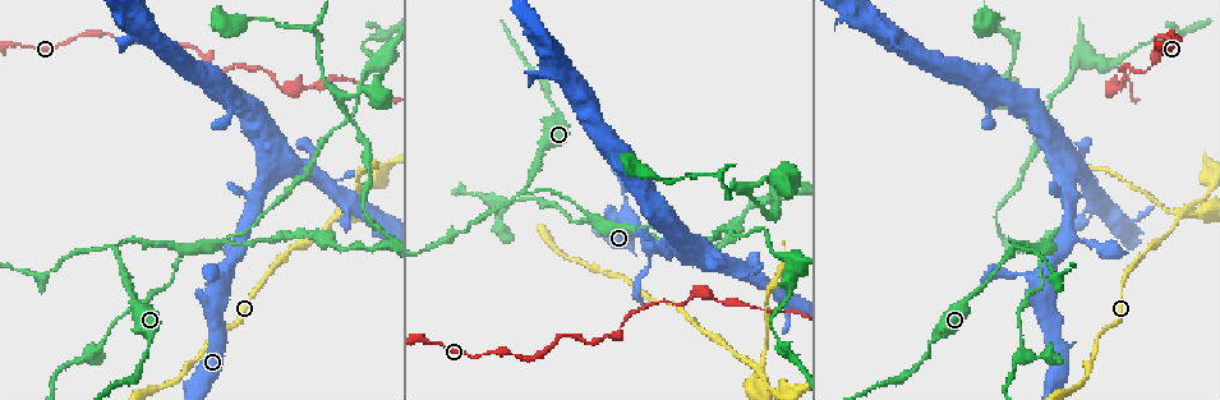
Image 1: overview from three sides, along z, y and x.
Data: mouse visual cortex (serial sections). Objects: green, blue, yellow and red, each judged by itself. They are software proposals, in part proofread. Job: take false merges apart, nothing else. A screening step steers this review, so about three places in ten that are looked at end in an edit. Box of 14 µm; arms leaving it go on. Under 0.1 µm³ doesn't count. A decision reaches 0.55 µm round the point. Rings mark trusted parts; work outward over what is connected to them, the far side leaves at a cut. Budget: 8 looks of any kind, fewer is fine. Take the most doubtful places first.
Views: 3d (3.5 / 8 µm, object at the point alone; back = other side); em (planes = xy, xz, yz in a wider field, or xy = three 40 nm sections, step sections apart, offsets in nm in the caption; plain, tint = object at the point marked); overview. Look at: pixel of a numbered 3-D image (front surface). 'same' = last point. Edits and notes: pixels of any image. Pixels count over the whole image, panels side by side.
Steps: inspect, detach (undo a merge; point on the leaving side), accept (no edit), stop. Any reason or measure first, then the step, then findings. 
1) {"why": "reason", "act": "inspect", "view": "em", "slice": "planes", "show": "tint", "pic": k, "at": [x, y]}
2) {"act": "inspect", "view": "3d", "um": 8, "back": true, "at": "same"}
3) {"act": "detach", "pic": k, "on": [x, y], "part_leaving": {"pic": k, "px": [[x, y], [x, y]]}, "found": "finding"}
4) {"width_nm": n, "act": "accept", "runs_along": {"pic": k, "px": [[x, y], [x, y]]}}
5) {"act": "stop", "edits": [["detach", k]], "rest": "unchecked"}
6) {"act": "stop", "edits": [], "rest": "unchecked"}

{"why": "sharp bend", "act": "inspect", "view": "3d", "um": 8, "pic": 1, "at": [115, 250]}

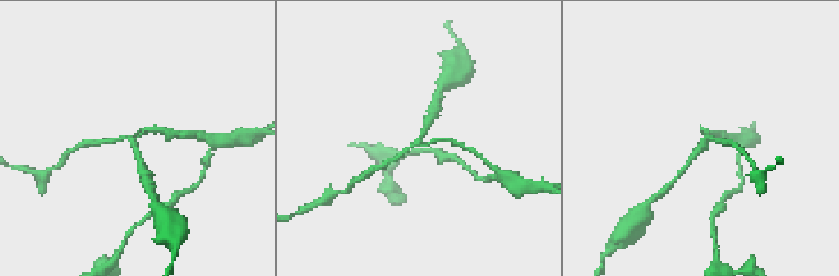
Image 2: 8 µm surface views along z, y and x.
{"why": "shape alone is not enough", "act": "inspect", "view": "em", "slice": "xy", "step": 5, "show": "tint", "pic": 2, "at": [134, 142]}

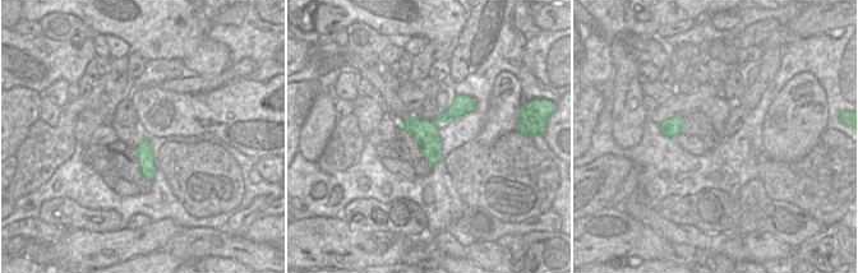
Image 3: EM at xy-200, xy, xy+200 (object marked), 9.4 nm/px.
{"arms": 3, "arm_widths_nm": [150, 200, 200], "act": "detach", "pic": 2, "on": [397, 155], "part_leaving": {"pic": 2, "px": [[419, 142], [445, 139], [468, 147]]}, "found": "two cells meet here"}

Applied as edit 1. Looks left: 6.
{"why": "see it whole again", "act": "inspect", "view": "overview"}

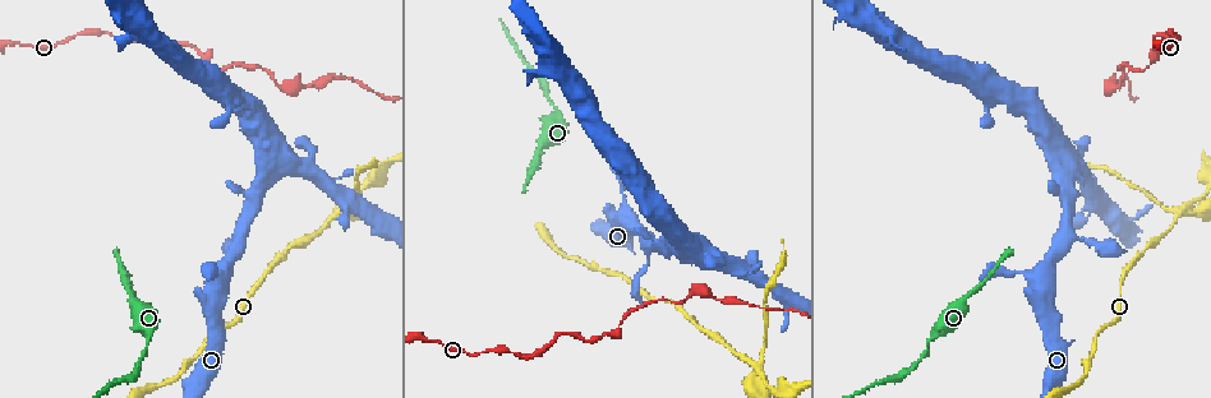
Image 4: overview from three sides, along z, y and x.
{"act": "inspect", "view": "3d", "um": 3.5, "pic": 4, "at": [557, 111]}

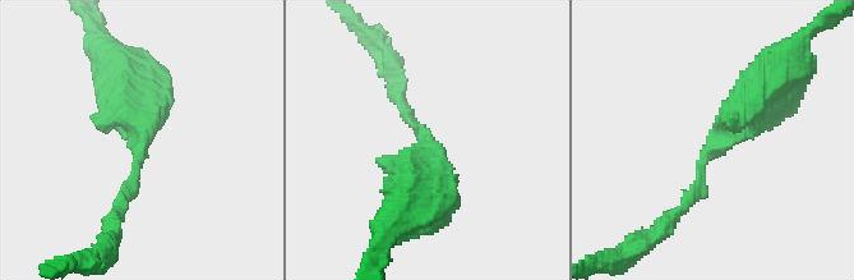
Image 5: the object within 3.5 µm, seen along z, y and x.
{"arm_widths_nm": [150, 600], "why": "now the EM", "act": "inspect", "view": "em", "slice": "xy", "step": 3, "show": "tint", "pic": 5, "at": [425, 137]}

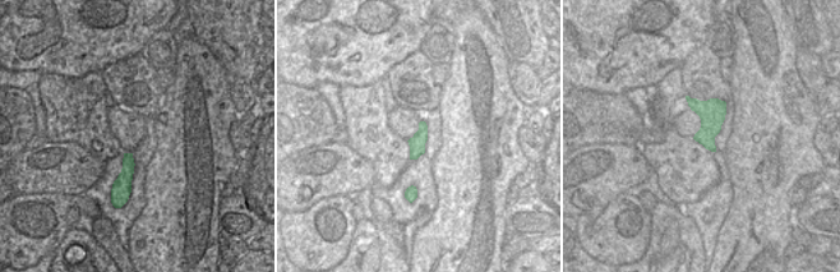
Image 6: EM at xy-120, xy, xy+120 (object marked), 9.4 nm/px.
{"act": "inspect", "view": "em", "slice": "planes", "show": "tint", "at": "same"}

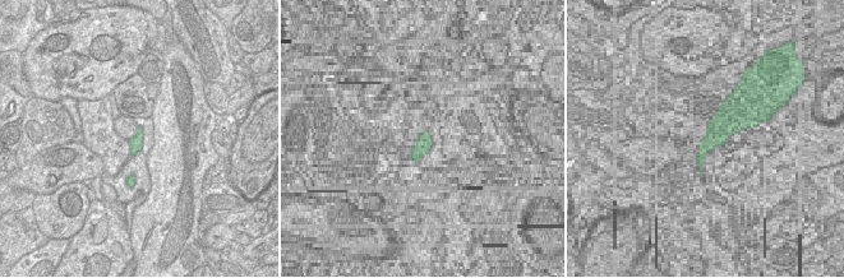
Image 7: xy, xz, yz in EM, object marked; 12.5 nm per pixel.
{"act": "accept", "runs_along": {"pic": 5, "px": [[772, 90], [707, 152], [701, 192], [674, 215]]}, "found": "continuous, no second cell"}

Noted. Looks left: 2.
{"why": "four-way junction", "act": "inspect", "view": "3d", "um": 8, "back": true, "pic": 4, "at": [756, 364]}

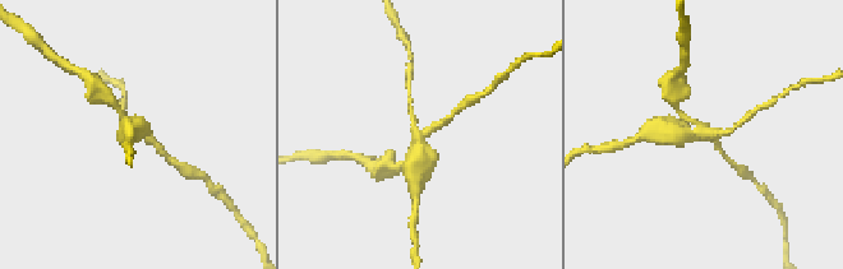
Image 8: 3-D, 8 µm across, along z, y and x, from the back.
{"arms": 4, "arm_widths_nm": [200, 200, 200, 500], "why": "shape alone is not enough", "act": "inspect", "view": "em", "slice": "xy", "step": 3, "show": "tint", "pic": 8, "at": [420, 133]}

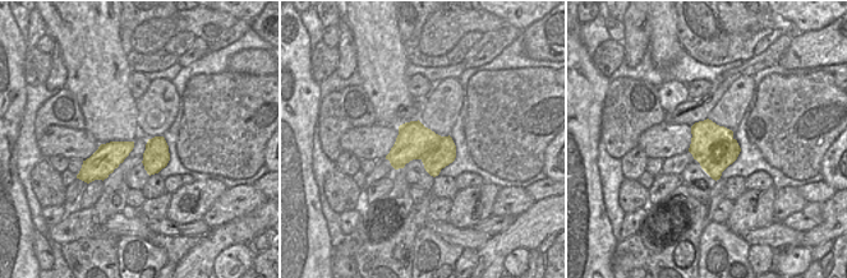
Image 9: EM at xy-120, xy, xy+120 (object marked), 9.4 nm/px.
{"act": "detach", "pic": 8, "on": [420, 159], "part_leaving": {"pic": 8, "px": [[419, 134], [414, 142], [414, 177]]}, "found": "a second cell is stuck on"}

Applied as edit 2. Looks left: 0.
{"act": "stop", "edits": [["detach", 2], ["detach", 8]], "rest": "unchecked"}

